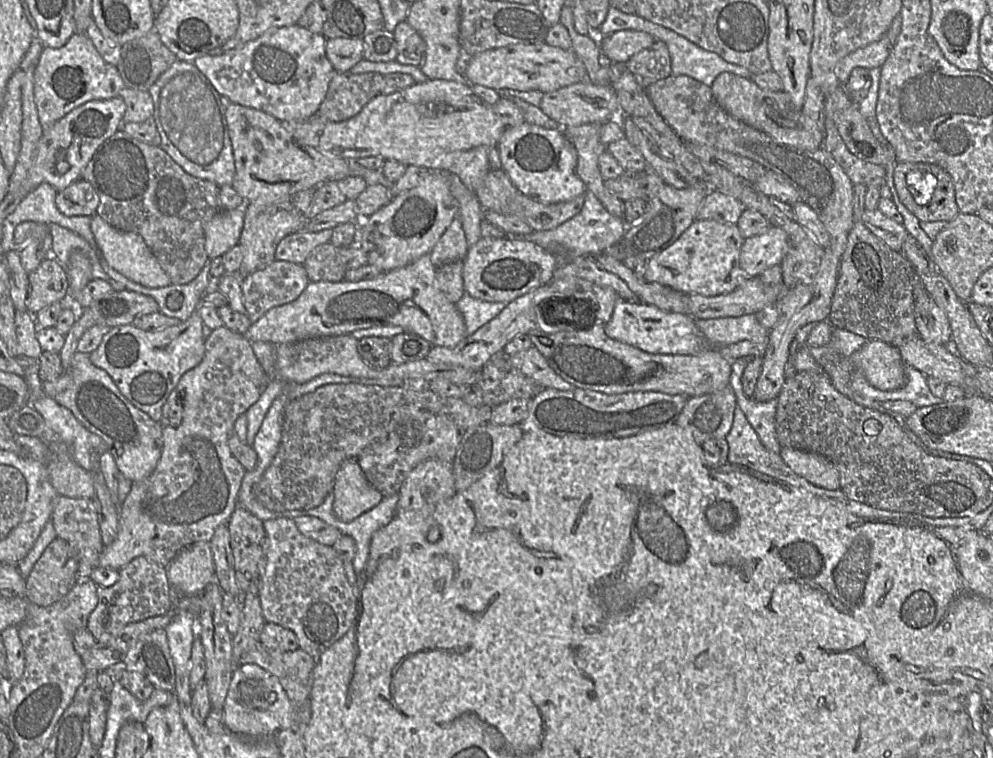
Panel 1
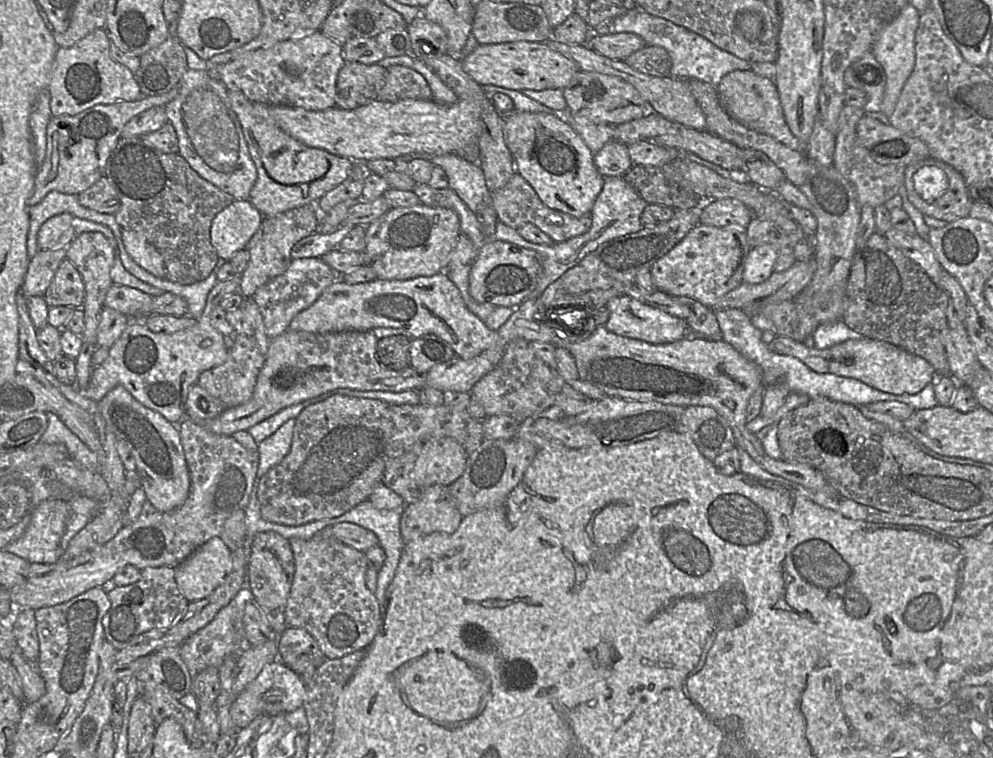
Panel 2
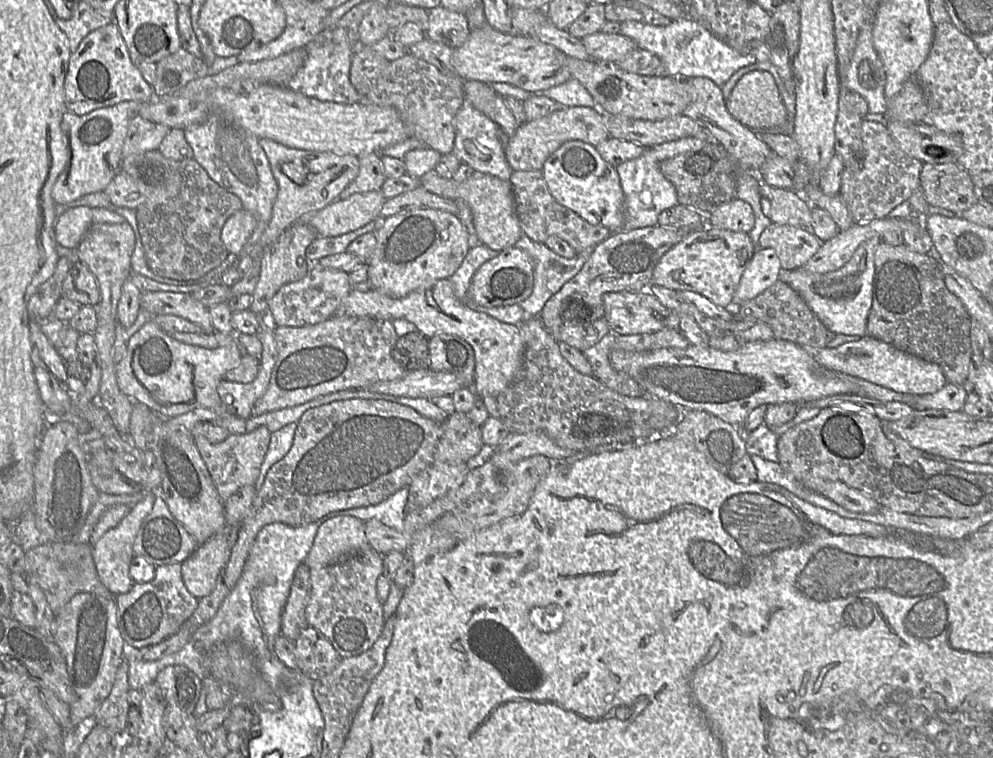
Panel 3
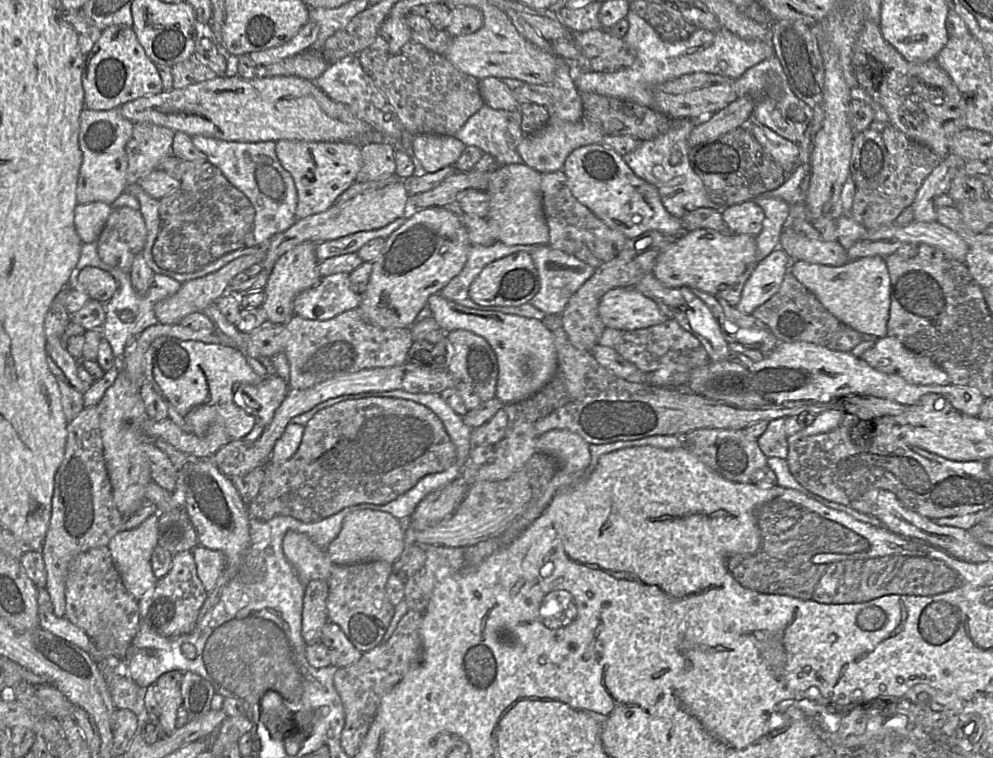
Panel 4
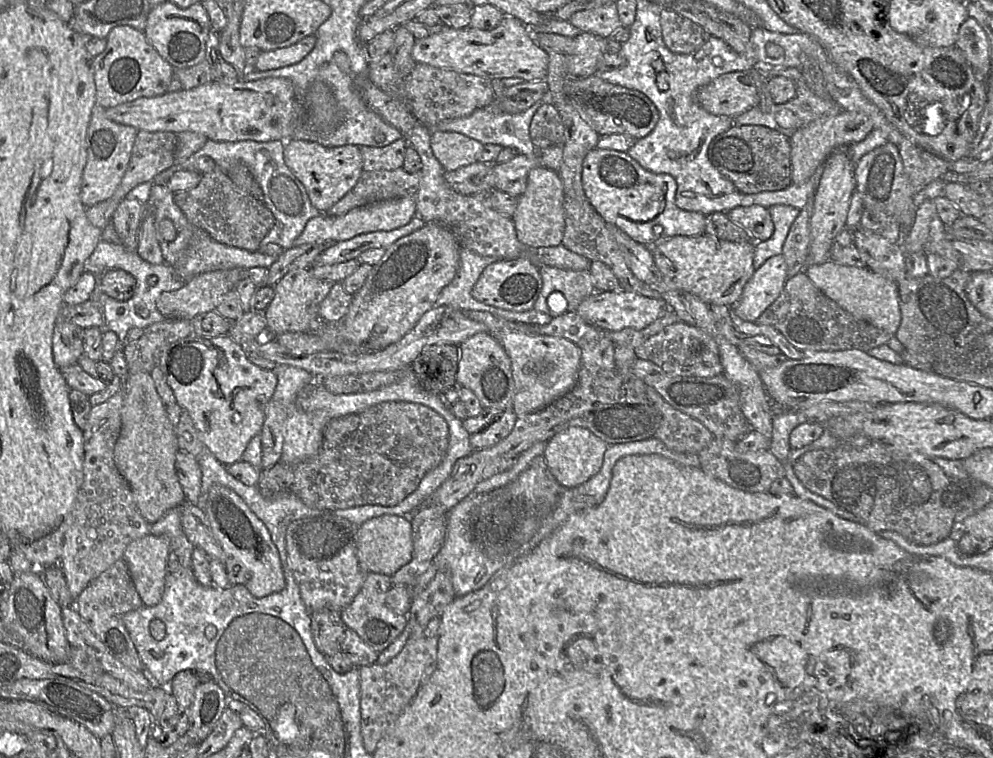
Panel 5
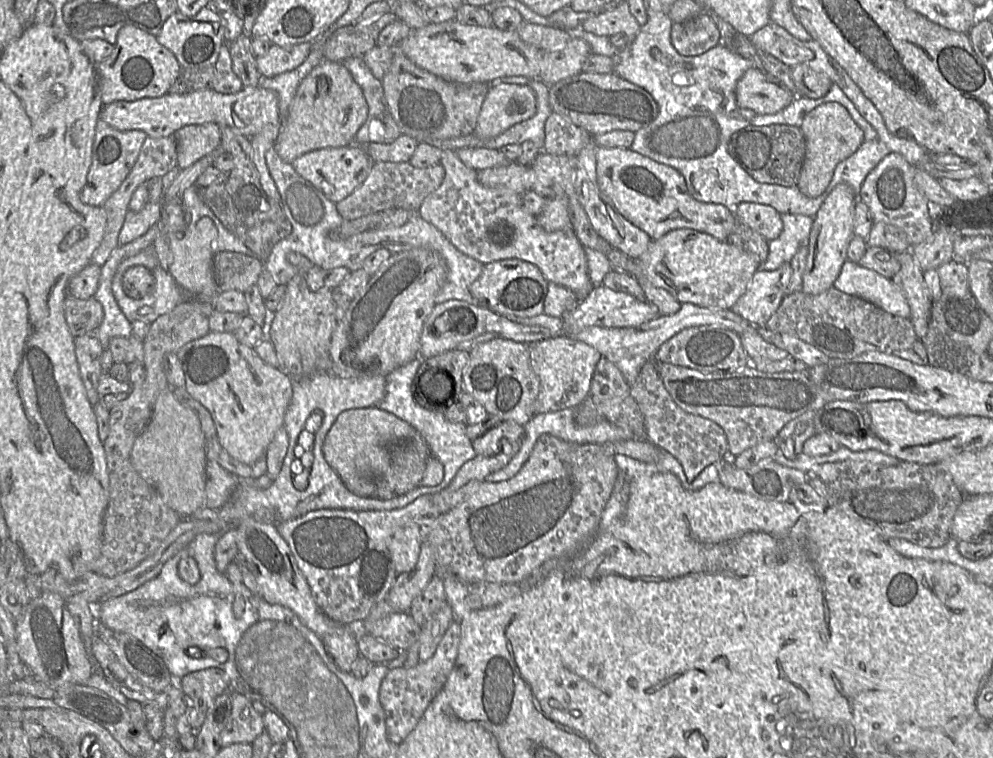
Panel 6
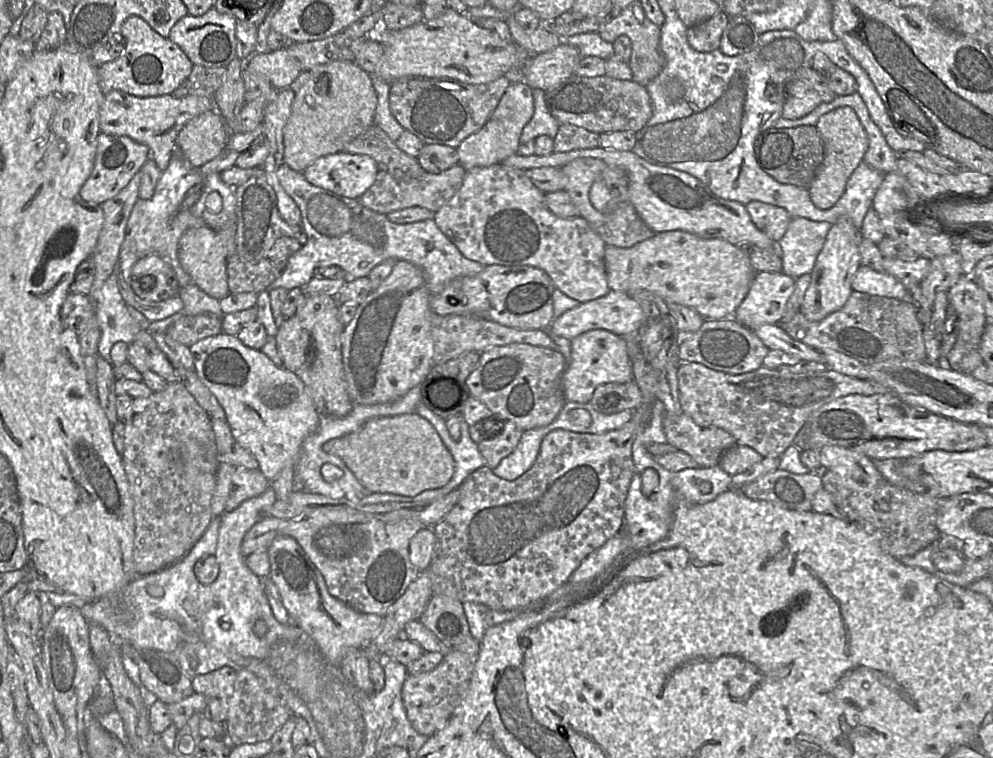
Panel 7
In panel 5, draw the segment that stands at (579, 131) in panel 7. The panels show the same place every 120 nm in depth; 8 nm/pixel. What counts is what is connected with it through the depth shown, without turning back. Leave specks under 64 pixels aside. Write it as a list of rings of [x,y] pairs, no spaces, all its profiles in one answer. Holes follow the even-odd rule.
[[[549,102],[543,103],[533,115],[529,133],[531,141],[538,149],[563,145],[566,141],[566,127],[556,109]]]

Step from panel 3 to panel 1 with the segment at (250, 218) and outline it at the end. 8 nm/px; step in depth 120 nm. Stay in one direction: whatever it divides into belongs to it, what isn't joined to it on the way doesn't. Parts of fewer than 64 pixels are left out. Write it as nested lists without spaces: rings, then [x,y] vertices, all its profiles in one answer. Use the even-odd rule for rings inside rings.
[[[244,208],[221,210],[204,224],[205,251],[208,258],[222,257],[239,244],[244,224]]]

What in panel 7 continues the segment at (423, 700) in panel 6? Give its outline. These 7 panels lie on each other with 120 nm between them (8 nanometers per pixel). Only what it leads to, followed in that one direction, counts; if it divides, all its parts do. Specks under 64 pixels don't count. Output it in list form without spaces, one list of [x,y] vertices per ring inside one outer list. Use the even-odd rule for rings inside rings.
[[[471,636],[452,648],[432,671],[408,674],[402,687],[402,700],[407,717],[417,732],[431,736],[447,724],[467,691],[478,653],[479,642]]]

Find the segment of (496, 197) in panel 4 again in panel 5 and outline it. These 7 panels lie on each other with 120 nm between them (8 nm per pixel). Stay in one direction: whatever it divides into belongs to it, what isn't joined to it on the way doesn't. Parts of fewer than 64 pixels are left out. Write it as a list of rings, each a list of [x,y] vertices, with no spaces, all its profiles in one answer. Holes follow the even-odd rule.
[[[544,167],[533,168],[528,174],[526,189],[519,196],[517,208],[511,217],[518,240],[534,248],[560,245],[565,229],[564,198],[563,183],[556,171]]]

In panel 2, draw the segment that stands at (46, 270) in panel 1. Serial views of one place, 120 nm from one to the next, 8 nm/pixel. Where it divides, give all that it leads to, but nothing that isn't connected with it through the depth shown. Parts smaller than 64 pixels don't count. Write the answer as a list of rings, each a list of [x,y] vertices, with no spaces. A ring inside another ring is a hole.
[[[64,259],[44,296],[48,307],[68,306],[74,309],[81,308],[85,298],[85,287],[82,277],[76,267]]]

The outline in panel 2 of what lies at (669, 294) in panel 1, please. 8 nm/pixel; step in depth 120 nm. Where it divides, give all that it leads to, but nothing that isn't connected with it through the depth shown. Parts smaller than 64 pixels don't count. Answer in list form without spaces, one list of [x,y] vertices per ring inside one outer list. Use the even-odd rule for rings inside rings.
[[[674,296],[680,305],[689,309],[689,315],[684,320],[690,331],[708,340],[722,340],[716,312],[699,301],[690,297]]]

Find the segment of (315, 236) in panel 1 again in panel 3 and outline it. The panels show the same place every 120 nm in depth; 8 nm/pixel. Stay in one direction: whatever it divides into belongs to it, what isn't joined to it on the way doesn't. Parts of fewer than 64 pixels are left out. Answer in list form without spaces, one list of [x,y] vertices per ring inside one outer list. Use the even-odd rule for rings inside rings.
[[[377,219],[354,231],[336,237],[318,236],[306,249],[307,260],[315,263],[323,257],[347,251],[348,245],[357,237],[369,232],[375,232],[381,221],[382,219]]]

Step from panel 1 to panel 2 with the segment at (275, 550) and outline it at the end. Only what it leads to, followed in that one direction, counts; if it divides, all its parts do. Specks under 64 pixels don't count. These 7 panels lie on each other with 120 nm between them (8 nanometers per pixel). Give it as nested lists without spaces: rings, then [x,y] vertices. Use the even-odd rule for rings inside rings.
[[[325,527],[322,532],[310,539],[289,538],[295,561],[295,574],[285,610],[288,627],[306,630],[317,641],[326,658],[340,658],[358,650],[366,649],[377,635],[382,622],[382,607],[366,584],[366,574],[370,567],[364,551],[341,543],[331,537],[331,530]]]

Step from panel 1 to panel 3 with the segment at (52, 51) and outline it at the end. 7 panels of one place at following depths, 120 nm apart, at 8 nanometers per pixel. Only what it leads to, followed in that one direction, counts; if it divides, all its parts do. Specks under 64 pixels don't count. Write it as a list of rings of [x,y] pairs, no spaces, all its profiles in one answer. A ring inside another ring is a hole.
[[[114,22],[90,32],[71,53],[64,81],[67,112],[85,115],[123,101],[149,102],[155,97],[160,96],[154,95],[152,85],[134,65],[123,36]]]

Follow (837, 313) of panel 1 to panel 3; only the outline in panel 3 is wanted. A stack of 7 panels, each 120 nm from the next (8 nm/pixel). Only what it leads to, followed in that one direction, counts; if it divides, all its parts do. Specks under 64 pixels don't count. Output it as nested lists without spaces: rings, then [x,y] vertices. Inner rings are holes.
[[[881,240],[875,252],[873,301],[867,318],[867,335],[895,348],[937,364],[947,382],[972,392],[968,382],[972,364],[971,317],[961,300],[945,285],[939,263],[930,255],[911,250],[906,244],[892,246]]]

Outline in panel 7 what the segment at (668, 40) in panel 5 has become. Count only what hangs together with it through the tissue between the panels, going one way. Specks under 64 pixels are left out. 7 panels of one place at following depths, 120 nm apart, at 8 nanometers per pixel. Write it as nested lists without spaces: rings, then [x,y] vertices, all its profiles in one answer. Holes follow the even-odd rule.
[[[721,11],[687,30],[689,45],[698,52],[711,52],[719,49],[722,34],[729,22],[729,15]]]

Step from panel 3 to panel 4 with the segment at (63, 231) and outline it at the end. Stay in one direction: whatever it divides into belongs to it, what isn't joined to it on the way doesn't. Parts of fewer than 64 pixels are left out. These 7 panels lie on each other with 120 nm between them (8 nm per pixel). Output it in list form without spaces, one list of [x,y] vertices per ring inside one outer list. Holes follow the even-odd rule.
[[[104,202],[78,204],[74,210],[74,225],[83,244],[90,244],[99,237],[109,215],[111,206]]]

